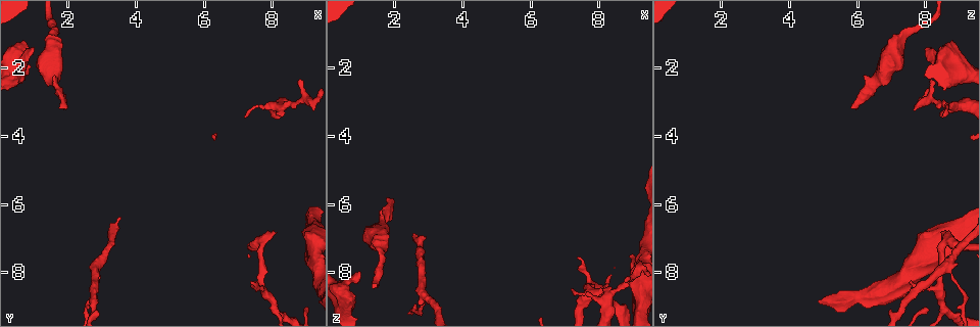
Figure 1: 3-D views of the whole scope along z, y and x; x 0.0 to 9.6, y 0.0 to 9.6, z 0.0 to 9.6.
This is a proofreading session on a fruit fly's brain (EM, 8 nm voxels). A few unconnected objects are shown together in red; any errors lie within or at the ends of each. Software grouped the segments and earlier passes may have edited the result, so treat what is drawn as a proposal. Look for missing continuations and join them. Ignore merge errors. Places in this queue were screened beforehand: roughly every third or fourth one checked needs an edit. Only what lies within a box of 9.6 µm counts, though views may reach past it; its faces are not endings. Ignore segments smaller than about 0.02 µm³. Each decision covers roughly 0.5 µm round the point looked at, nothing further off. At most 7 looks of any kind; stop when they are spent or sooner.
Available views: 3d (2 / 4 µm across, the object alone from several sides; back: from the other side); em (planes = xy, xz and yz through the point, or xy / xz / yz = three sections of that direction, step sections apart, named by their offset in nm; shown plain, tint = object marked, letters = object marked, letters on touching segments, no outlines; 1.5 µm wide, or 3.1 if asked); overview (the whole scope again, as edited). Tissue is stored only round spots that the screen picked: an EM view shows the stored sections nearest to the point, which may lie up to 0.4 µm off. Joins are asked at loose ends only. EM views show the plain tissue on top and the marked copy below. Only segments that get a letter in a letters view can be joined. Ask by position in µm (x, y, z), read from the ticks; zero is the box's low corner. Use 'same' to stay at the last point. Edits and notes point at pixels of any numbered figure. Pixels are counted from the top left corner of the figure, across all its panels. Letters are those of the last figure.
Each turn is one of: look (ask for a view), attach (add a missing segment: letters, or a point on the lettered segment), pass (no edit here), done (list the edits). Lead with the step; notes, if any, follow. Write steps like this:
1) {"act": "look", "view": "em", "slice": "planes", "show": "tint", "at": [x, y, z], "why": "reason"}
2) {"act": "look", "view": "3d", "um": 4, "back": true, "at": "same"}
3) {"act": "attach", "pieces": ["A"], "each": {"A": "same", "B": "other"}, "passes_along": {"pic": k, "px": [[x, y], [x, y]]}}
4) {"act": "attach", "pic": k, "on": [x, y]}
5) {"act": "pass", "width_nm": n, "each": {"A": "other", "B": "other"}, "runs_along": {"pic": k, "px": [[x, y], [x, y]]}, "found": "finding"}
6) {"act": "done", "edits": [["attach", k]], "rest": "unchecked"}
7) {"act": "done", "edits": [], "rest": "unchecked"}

{"act": "look", "view": "em", "slice": "planes", "show": "tint", "at": [7.40, 8.25, 7.60], "why": "an open end"}

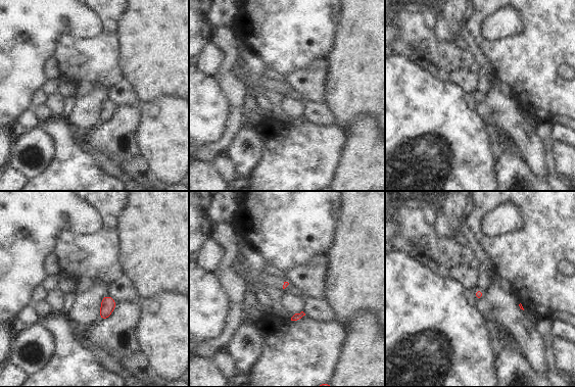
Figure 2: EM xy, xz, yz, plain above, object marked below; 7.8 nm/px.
{"act": "look", "view": "em", "slice": "planes", "show": "letters", "at": "same", "why": "see the neighbours"}

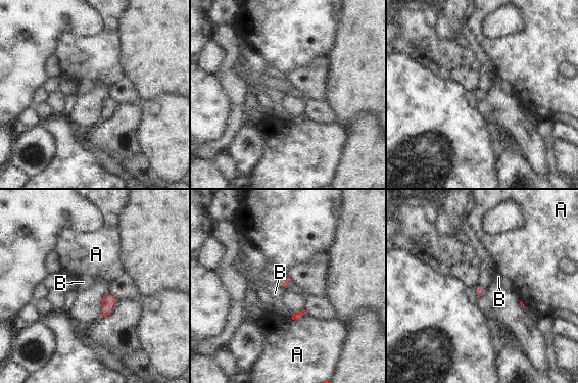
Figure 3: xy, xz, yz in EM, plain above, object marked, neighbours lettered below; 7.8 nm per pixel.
{"act": "pass", "each": {"A": "other", "B": "other"}, "border": {"pic": 3, "px": [[295, 313], [291, 317]]}, "found": "no lettered segment goes on from it"}

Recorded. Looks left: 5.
{"act": "look", "view": "3d", "um": 4, "at": [8.20, 6.90, 8.50], "why": "free end"}

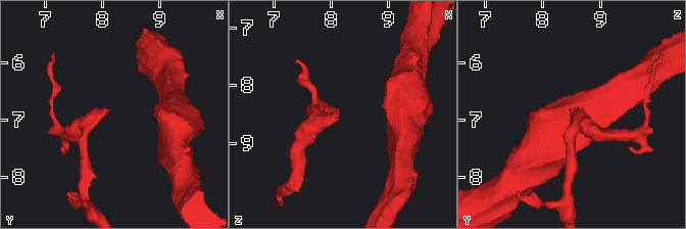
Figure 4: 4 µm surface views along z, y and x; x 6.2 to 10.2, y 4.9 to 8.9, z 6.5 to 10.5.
{"act": "look", "view": "em", "um": 3.1, "slice": "xz", "step": 8, "show": "tint", "at": [8.15, 6.85, 8.50]}

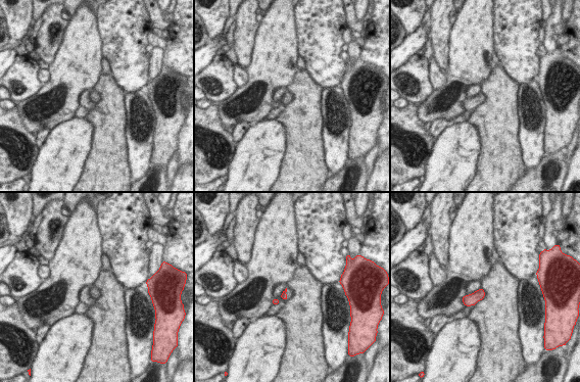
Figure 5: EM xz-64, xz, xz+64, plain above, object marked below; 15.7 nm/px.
{"act": "look", "view": "em", "um": 3.1, "slice": "xy", "step": 16, "show": "letters", "at": "same"}

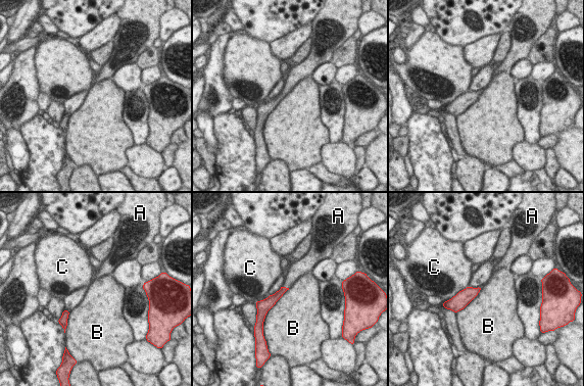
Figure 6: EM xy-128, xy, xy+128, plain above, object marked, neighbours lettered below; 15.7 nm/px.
{"act": "attach", "pieces": ["A"], "longest_contact_nm": ["B", 600], "each": {"A": "same", "B": "other", "C": "other"}, "passes_along": {"pic": 6, "px": [[274, 298], [286, 288], [292, 275]]}, "found": "it goes on there"}

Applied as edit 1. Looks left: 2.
{"act": "look", "view": "overview", "why": "redraw"}

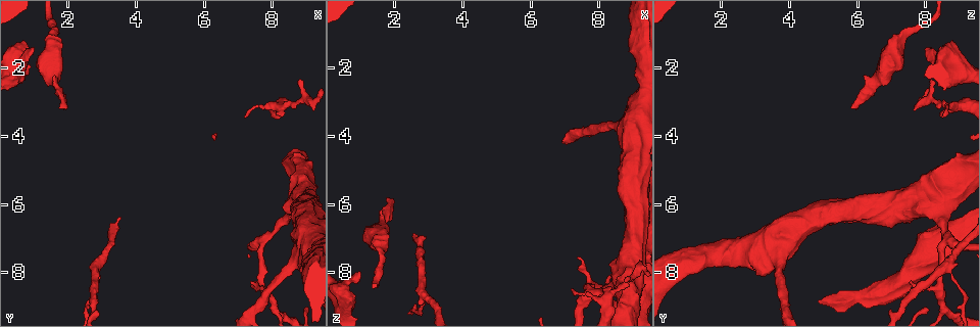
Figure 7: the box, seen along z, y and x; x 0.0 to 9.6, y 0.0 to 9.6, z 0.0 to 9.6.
{"act": "look", "view": "em", "slice": "planes", "show": "letters", "at": [1.00, 1.40, 8.05], "why": "branch stops here"}

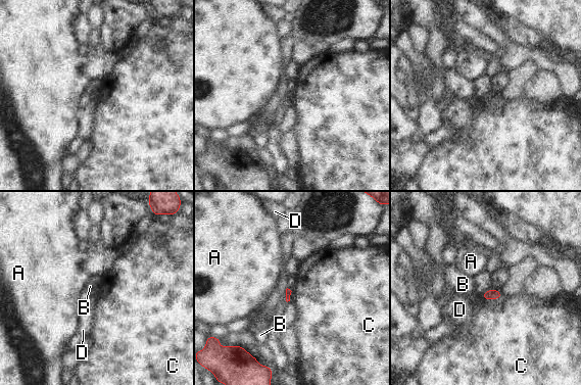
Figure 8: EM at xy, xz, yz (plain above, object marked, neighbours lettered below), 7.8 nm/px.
{"act": "pass", "each": {"A": "other", "B": "other", "C": "other", "D": "other"}, "border": {"pic": 8, "px": [[501, 293], [498, 298], [481, 295]]}, "found": "no lettered segment goes on from it"}

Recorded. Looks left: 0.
{"act": "done", "edits": [["attach", 6]], "rest": "unchecked"}

